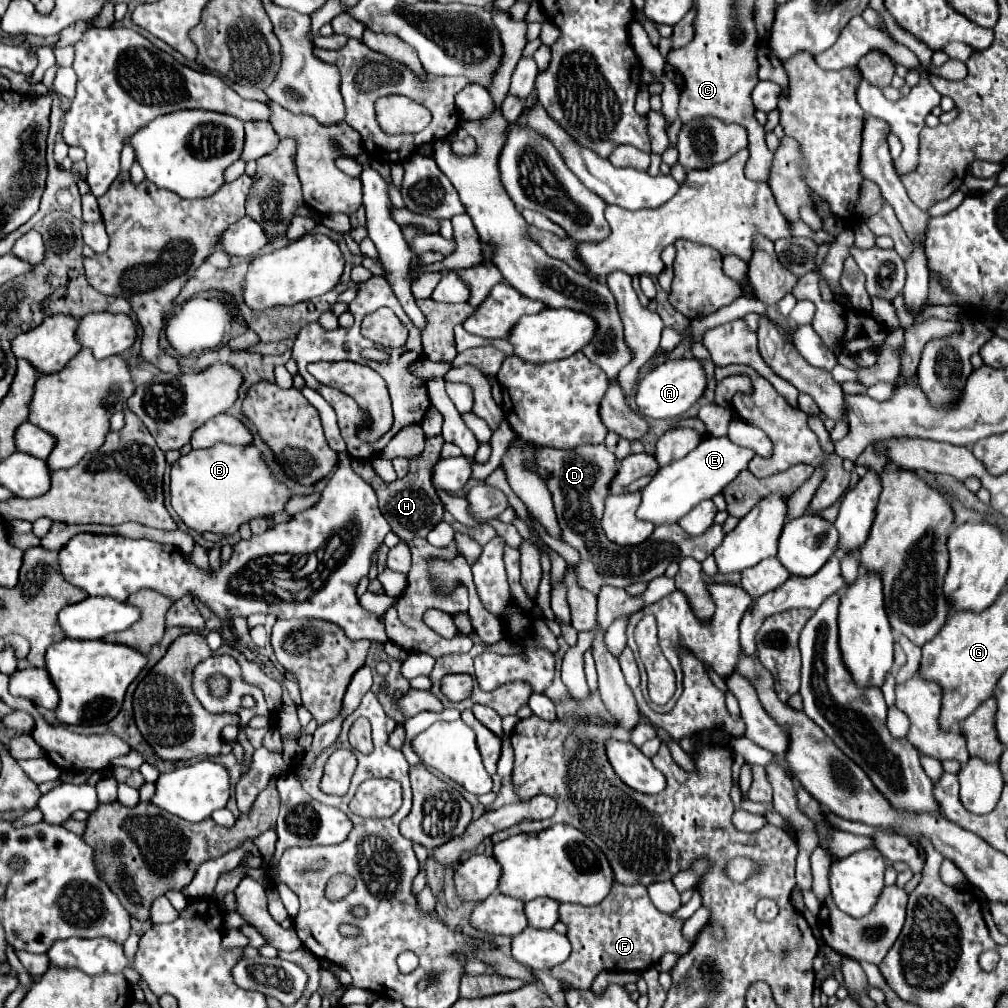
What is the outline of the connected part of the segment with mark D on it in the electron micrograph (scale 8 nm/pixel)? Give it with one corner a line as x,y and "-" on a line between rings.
533,444
535,448
535,472
543,476
545,484
549,486
557,522
561,526
561,540
571,544
581,560
573,564
577,574
577,582
581,588
597,594
601,586
609,584
615,588
627,588
633,582
651,582
653,578
661,576
667,566
675,560
681,562
683,558
691,556
697,562
703,562
713,552
715,546
723,540
723,528
713,524
701,536
689,536
685,530
679,530
677,524
663,524
657,526
651,538
639,546
615,546
607,540
601,528
605,498
609,496
609,484
617,474
617,458
609,452
603,444
593,446
579,446
579,450
557,450

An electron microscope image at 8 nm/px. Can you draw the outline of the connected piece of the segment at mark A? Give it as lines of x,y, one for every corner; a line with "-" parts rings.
679,358
679,360
667,360
653,368
637,388
637,406
641,414
649,418
679,418
683,412
687,412
705,392
707,380
705,370
697,358

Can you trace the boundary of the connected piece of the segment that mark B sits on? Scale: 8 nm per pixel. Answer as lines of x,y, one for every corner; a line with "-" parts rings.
215,444
209,450
191,450
187,456
181,456
175,466
171,466
171,506
177,516
187,524
187,528
205,534
223,534
231,536
239,530
241,524
251,522
255,518
269,518
285,508
291,500
293,492
289,486
279,482
269,466
263,460
263,454
253,446
231,446
231,444

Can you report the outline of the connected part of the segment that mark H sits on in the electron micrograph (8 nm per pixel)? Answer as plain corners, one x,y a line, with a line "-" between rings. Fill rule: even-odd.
435,436
435,438
427,438
425,442
425,450
421,456
409,460
411,462
411,474
403,480
397,480
397,482
383,482
375,470
371,468
371,462
369,460
353,460
353,470
367,482
375,488
377,492
377,498
379,498
379,508
383,512
383,516
387,518
389,526
391,526
391,532
395,532
403,542
411,542
415,536
419,538
425,538
429,534
429,530
433,530
433,526
437,526
441,520
443,520
443,504
431,484
431,470
429,466
435,464
439,460
439,452
443,448
445,440
441,436

